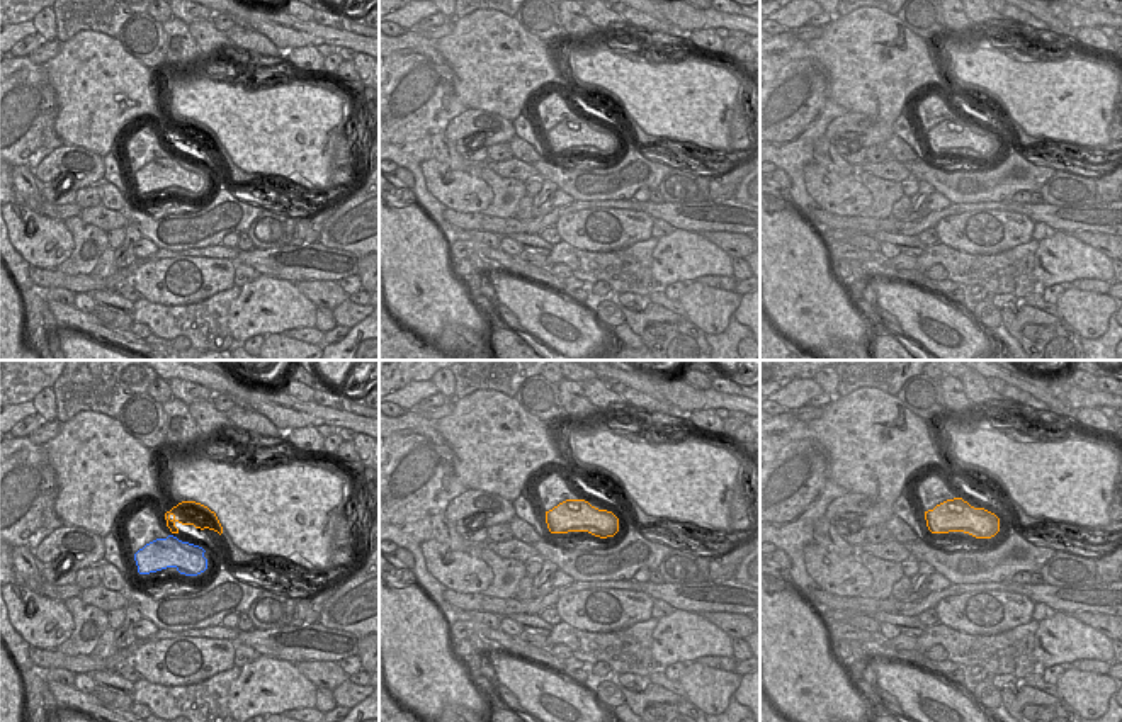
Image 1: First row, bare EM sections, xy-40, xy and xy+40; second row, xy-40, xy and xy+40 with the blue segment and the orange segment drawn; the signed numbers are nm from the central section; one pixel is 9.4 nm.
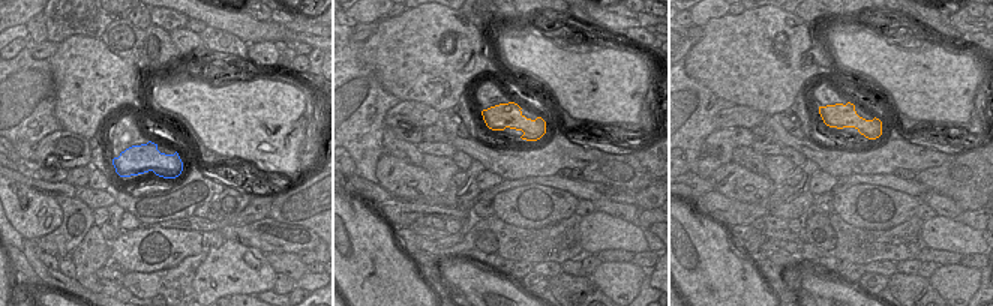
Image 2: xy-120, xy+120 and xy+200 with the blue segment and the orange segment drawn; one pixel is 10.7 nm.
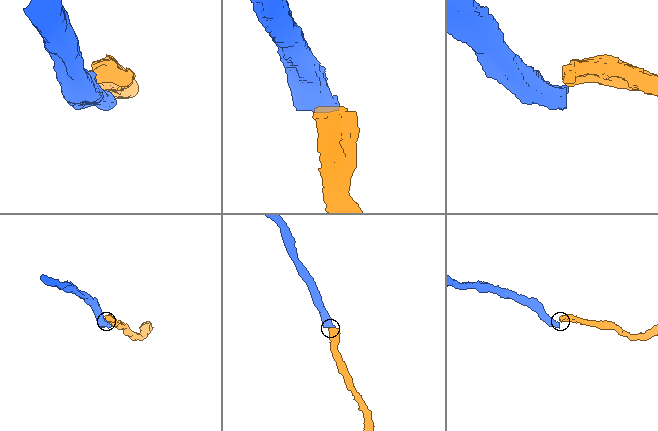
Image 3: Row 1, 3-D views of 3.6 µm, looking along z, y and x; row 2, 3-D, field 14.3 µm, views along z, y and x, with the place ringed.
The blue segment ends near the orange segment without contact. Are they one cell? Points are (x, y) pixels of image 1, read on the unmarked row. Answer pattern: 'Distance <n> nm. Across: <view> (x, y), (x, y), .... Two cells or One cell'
Distance 30 nm. Across: xy-40 (172, 155), (172, 152). One cell.

